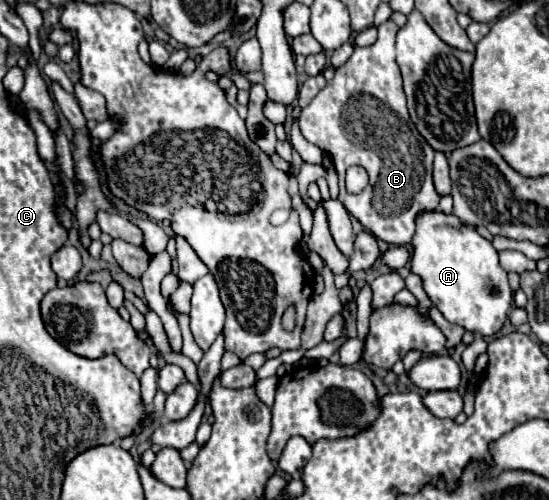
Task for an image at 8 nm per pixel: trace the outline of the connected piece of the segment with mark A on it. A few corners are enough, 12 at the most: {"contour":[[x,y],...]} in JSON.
{"contour":[[453,212],[415,218],[411,272],[491,336],[513,302],[497,250]]}

